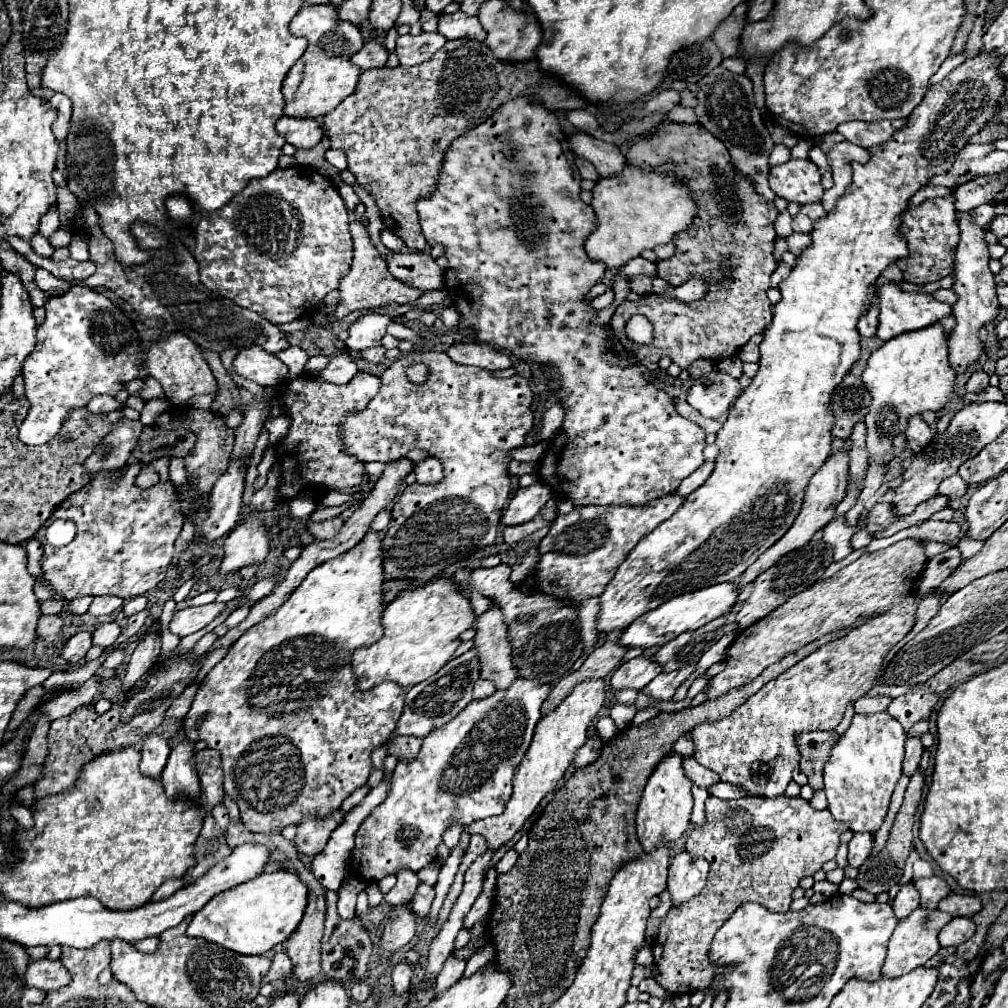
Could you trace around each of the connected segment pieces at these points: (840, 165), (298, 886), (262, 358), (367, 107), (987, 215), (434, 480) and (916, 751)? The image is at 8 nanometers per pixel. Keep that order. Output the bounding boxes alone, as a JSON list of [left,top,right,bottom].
[[823,142,871,212],[187,870,307,954],[233,348,287,386],[323,40,591,252],[975,202,995,226],[413,458,445,486],[903,736,923,774]]

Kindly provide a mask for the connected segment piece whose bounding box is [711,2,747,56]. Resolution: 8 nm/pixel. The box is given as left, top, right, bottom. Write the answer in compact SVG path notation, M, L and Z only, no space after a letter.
M747 2L739 4L713 32L713 40L723 52L723 56L735 56L737 54L737 44L743 32L743 26L747 24Z

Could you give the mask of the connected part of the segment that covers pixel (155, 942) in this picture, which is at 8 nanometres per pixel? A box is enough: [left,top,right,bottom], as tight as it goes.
[131,936,159,952]

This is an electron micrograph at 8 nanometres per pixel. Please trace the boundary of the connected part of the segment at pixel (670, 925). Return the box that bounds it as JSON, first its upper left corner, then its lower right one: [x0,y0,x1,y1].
[653,796,847,996]

